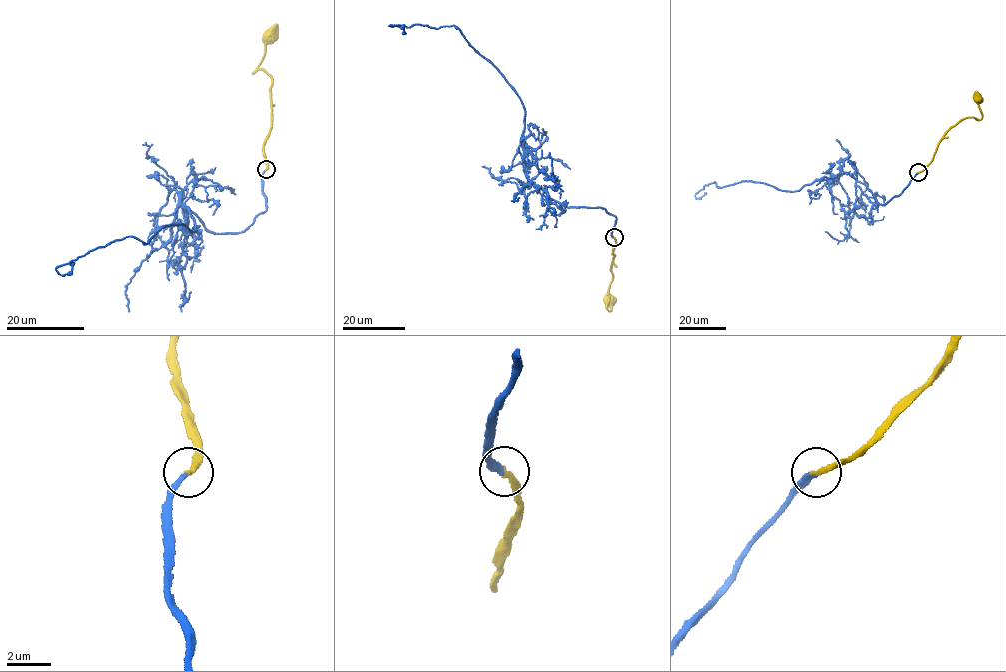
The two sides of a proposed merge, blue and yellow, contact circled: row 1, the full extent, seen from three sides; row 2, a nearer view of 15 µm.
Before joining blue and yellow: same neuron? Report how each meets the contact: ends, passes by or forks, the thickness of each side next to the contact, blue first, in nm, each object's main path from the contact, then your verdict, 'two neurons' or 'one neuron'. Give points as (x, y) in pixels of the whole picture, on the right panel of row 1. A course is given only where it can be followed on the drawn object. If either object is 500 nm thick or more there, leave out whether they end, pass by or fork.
blue ends; yellow ends; calibres 280 and 240 nm; course blue (918, 173), (884, 205), (846, 173), (791, 191), (742, 181), (718, 187), (714, 181), (696, 198), (706, 192); course yellow (918, 172), (930, 162), (947, 131), (967, 117), (980, 120), (982, 115), (978, 99); one neuron

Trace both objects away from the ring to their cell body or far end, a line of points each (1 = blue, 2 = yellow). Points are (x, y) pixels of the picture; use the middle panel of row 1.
1: (614, 237), (616, 218), (604, 208), (567, 207), (525, 174), (523, 103), (459, 30), (390, 25), (405, 33)
2: (613, 237), (614, 256), (610, 266), (613, 277), (607, 305), (610, 310), (605, 301), (609, 300)

